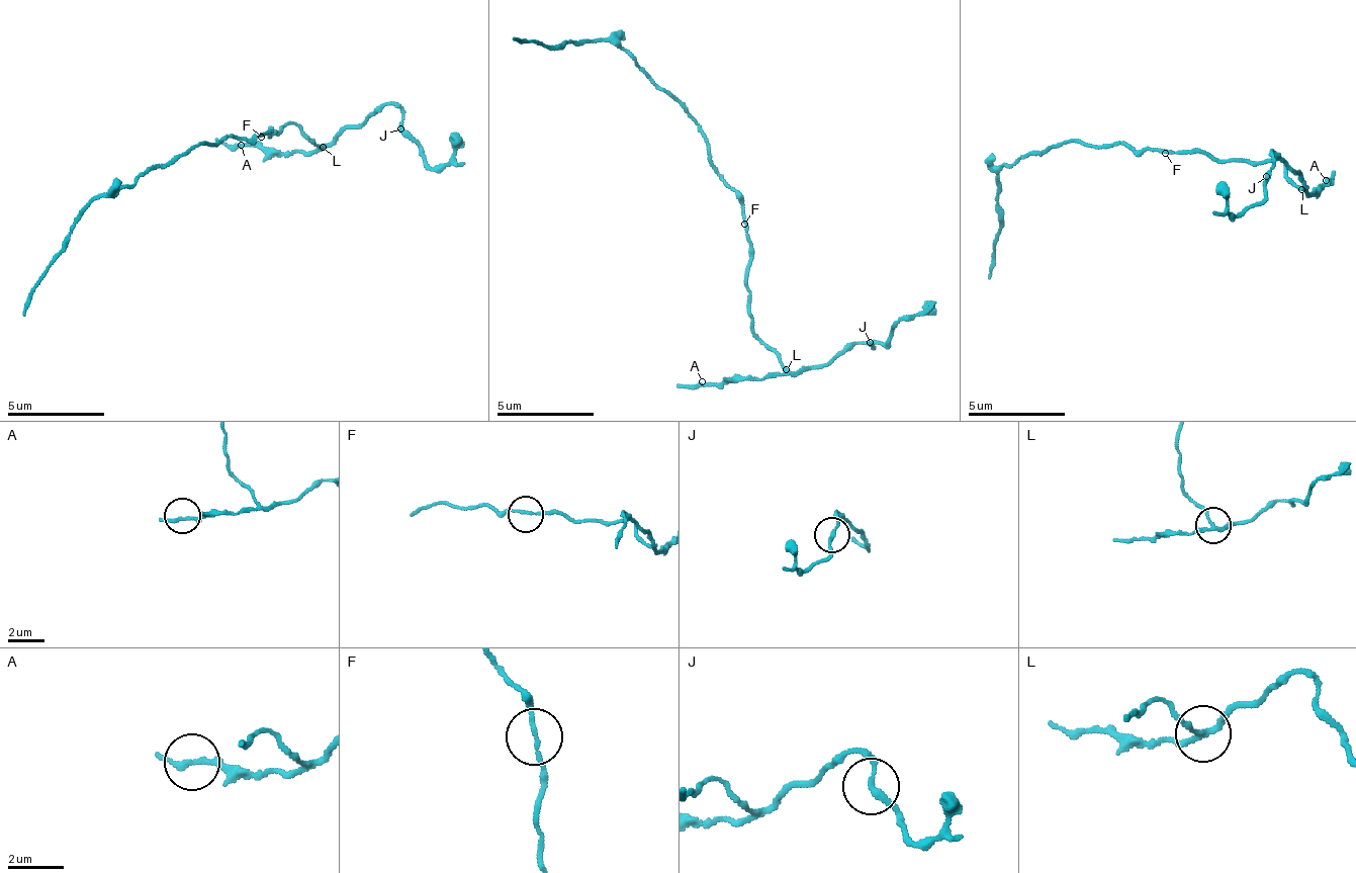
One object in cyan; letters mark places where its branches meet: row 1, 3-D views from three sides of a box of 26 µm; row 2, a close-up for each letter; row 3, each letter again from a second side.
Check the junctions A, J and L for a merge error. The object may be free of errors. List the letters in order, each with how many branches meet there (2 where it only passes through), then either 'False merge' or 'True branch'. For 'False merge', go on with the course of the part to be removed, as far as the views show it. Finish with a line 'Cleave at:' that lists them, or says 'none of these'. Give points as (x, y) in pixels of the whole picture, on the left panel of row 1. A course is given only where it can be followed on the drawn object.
A: Branches: 2. True branch
J: Branches: 2. True branch
L: Branches: 3. False merge. Course of the part to remove: (322, 148), (288, 122), (276, 131), (219, 144), (194, 145), (123, 186), (98, 197), (22, 315)
Cleave at: L

